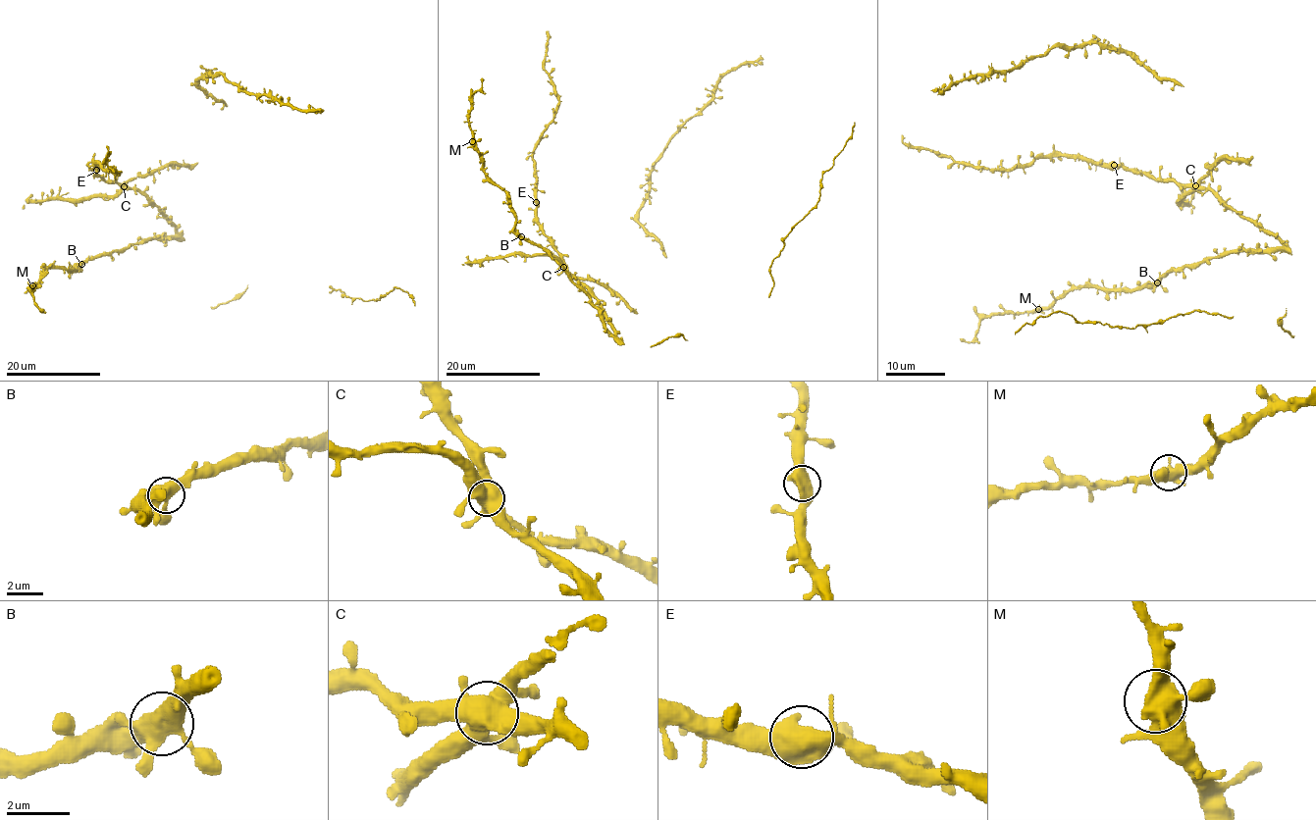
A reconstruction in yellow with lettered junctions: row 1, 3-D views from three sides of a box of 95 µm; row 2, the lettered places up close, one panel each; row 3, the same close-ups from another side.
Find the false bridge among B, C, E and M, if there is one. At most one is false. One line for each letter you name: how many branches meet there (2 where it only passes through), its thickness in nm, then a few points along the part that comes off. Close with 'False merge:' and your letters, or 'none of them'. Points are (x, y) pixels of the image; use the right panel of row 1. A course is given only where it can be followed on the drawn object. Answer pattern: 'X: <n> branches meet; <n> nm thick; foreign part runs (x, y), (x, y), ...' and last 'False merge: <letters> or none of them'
False merge: none of them

